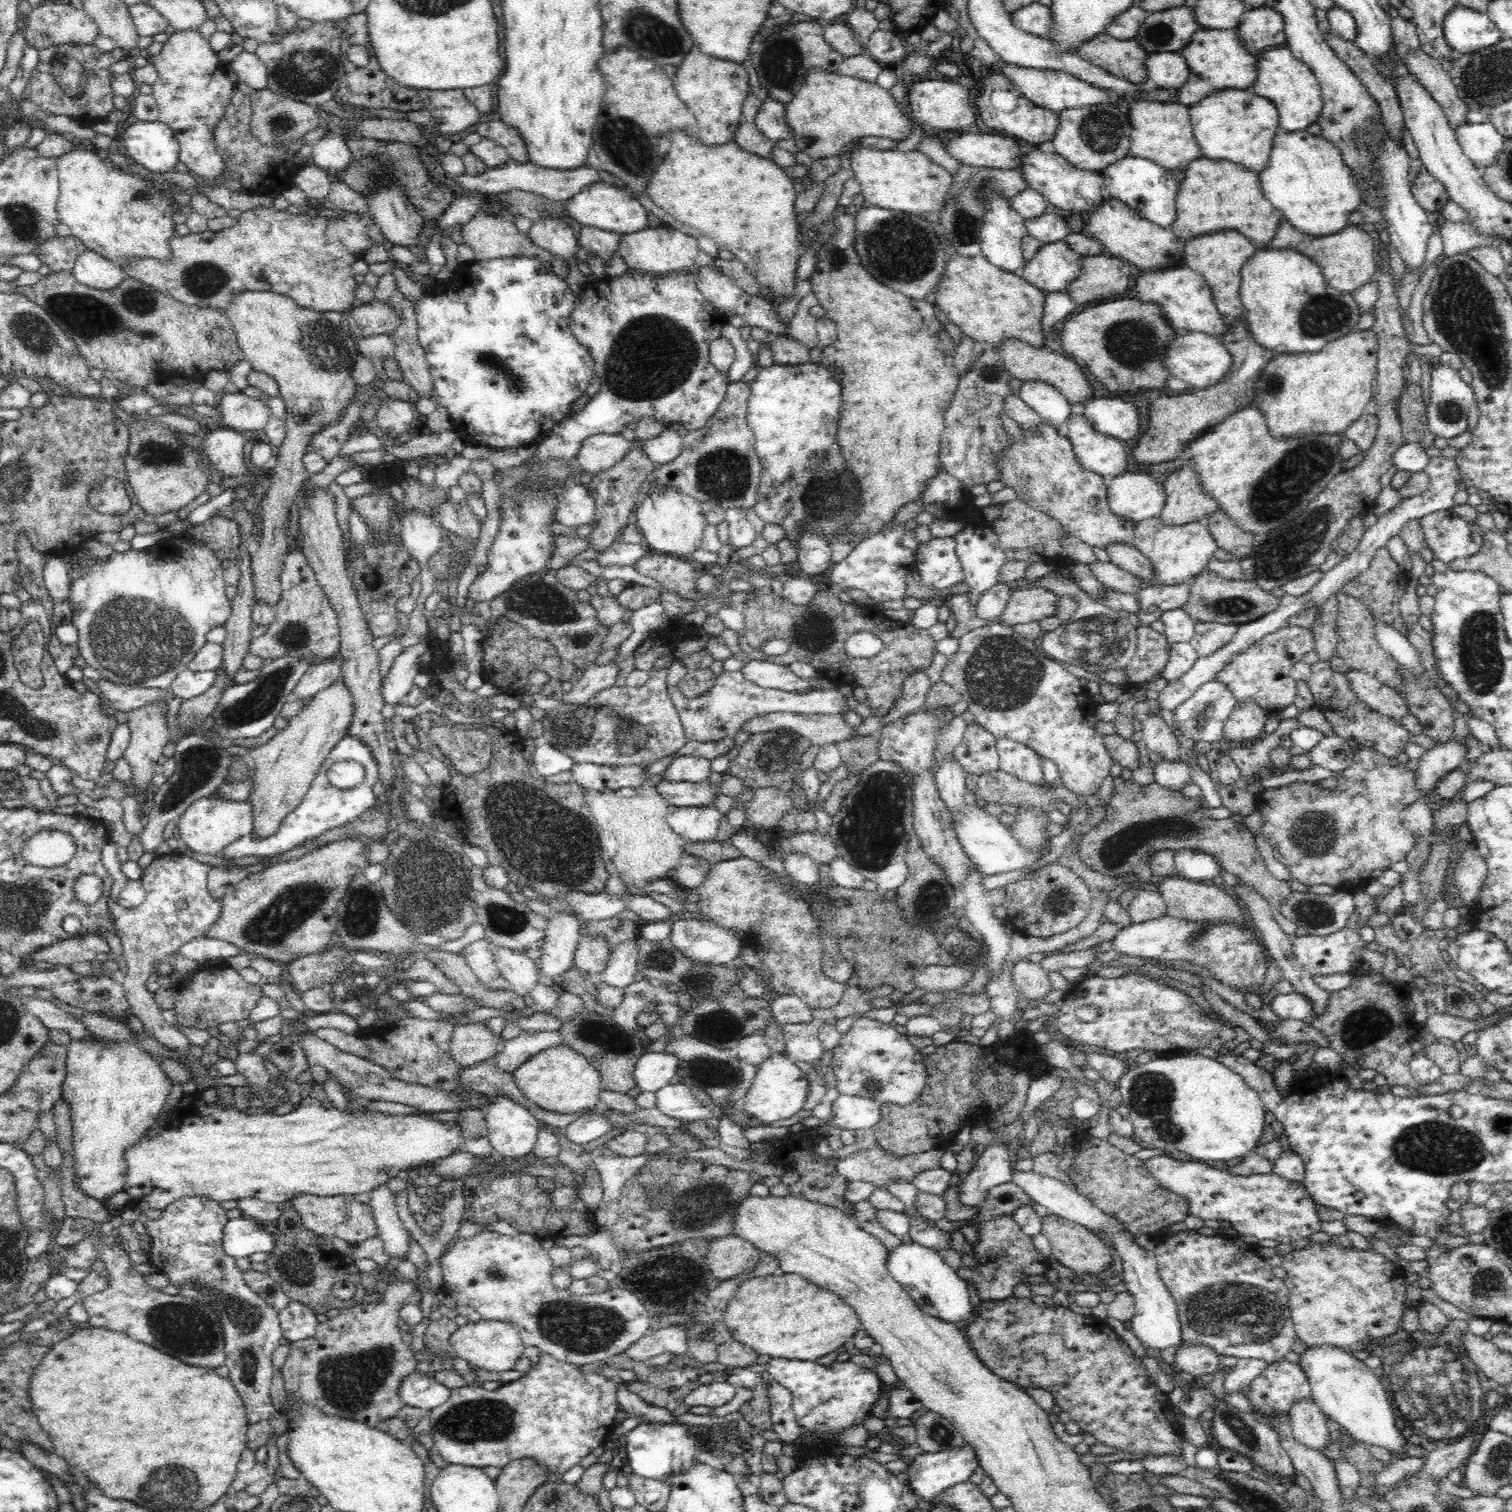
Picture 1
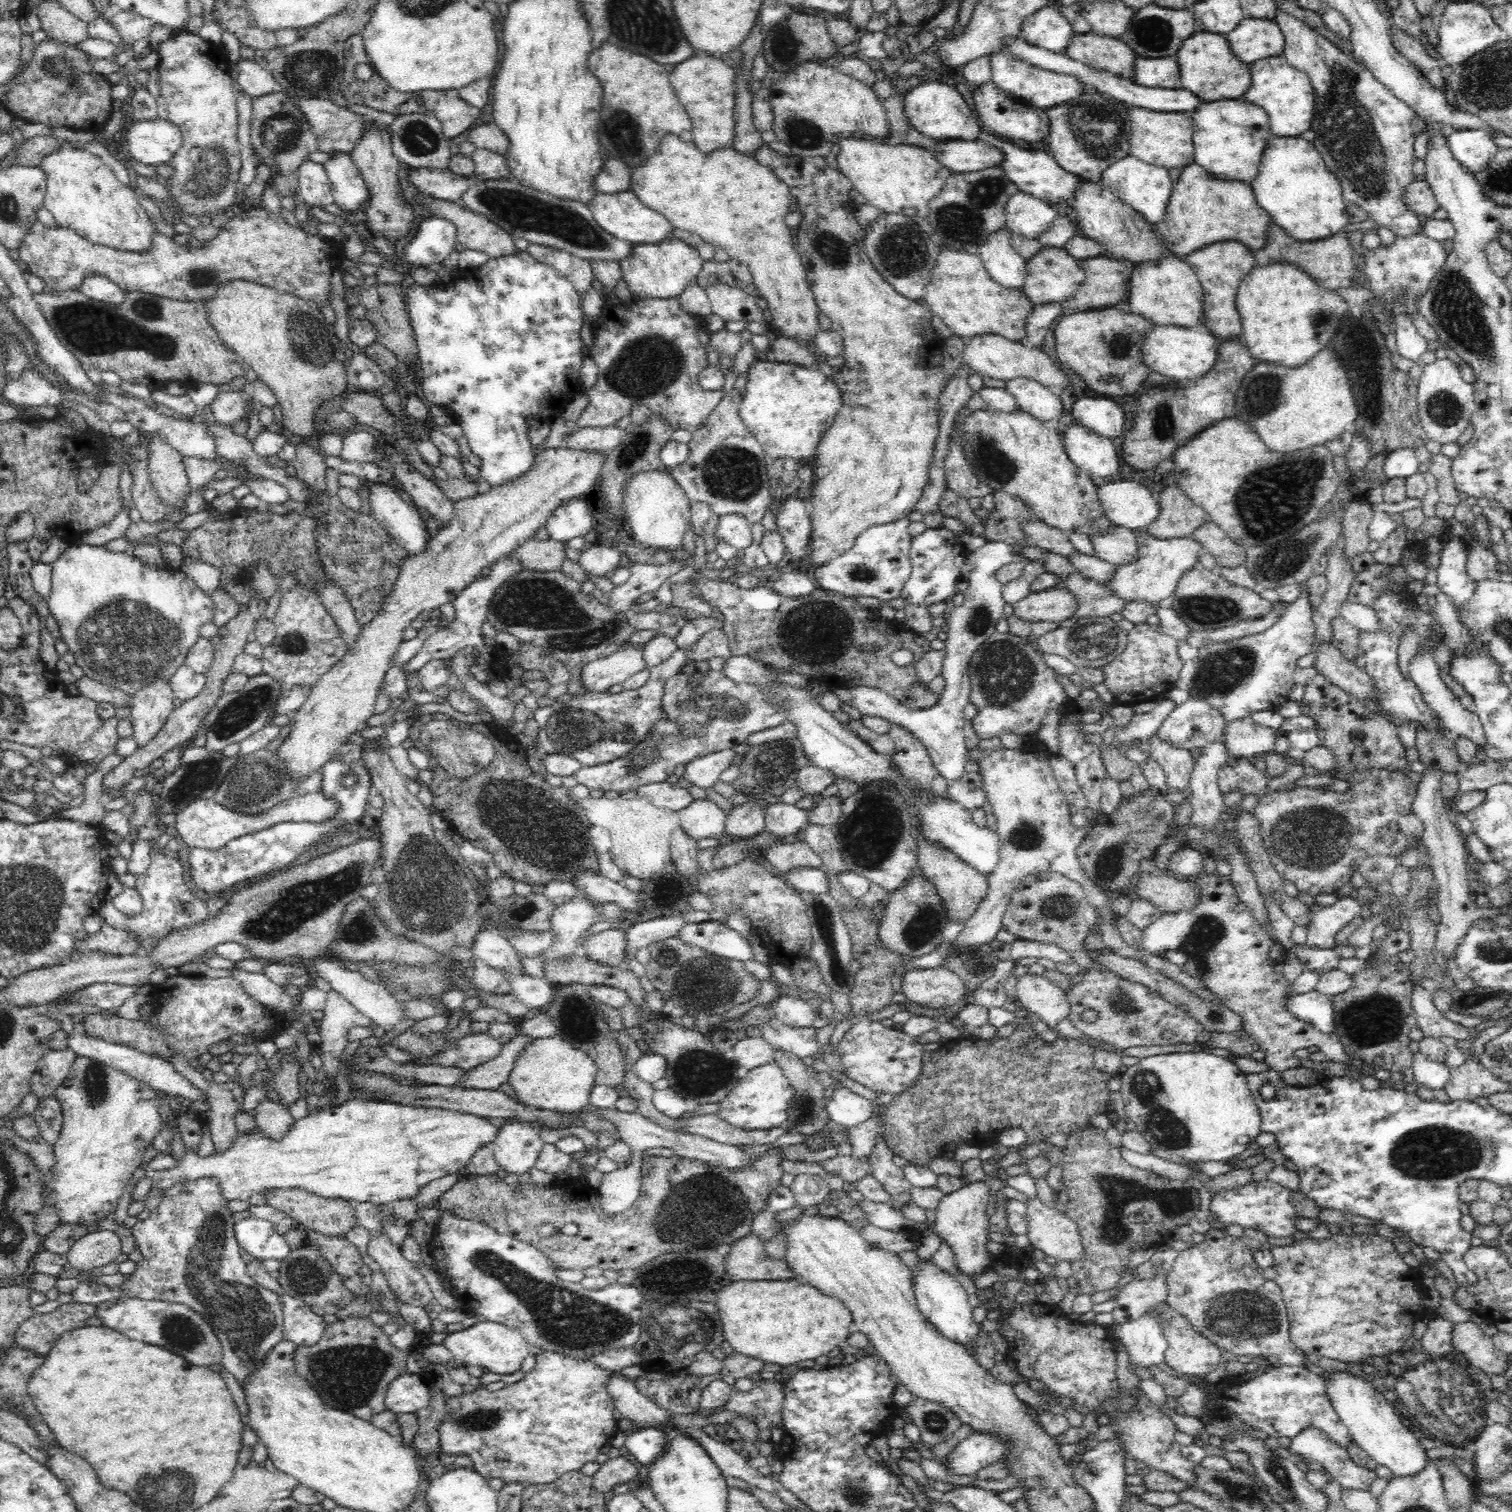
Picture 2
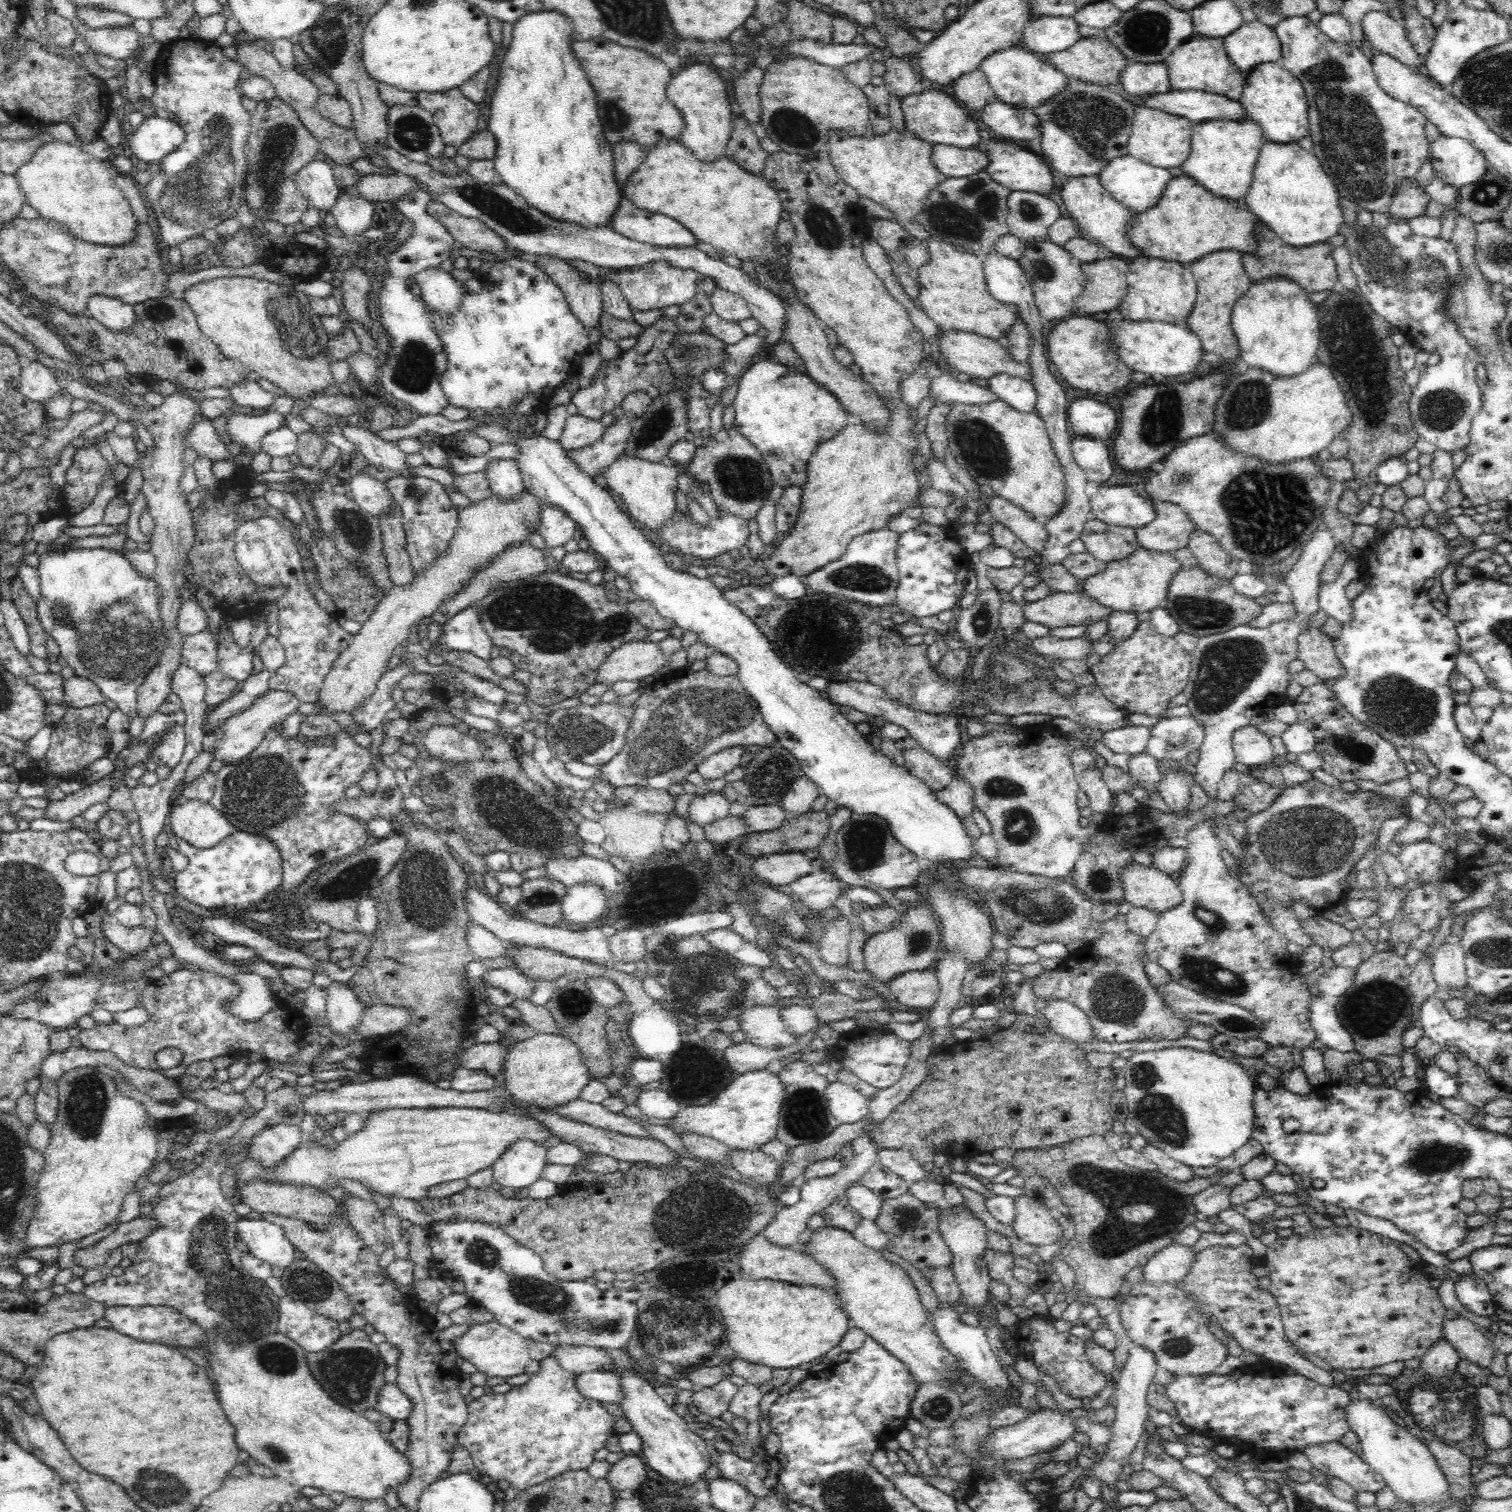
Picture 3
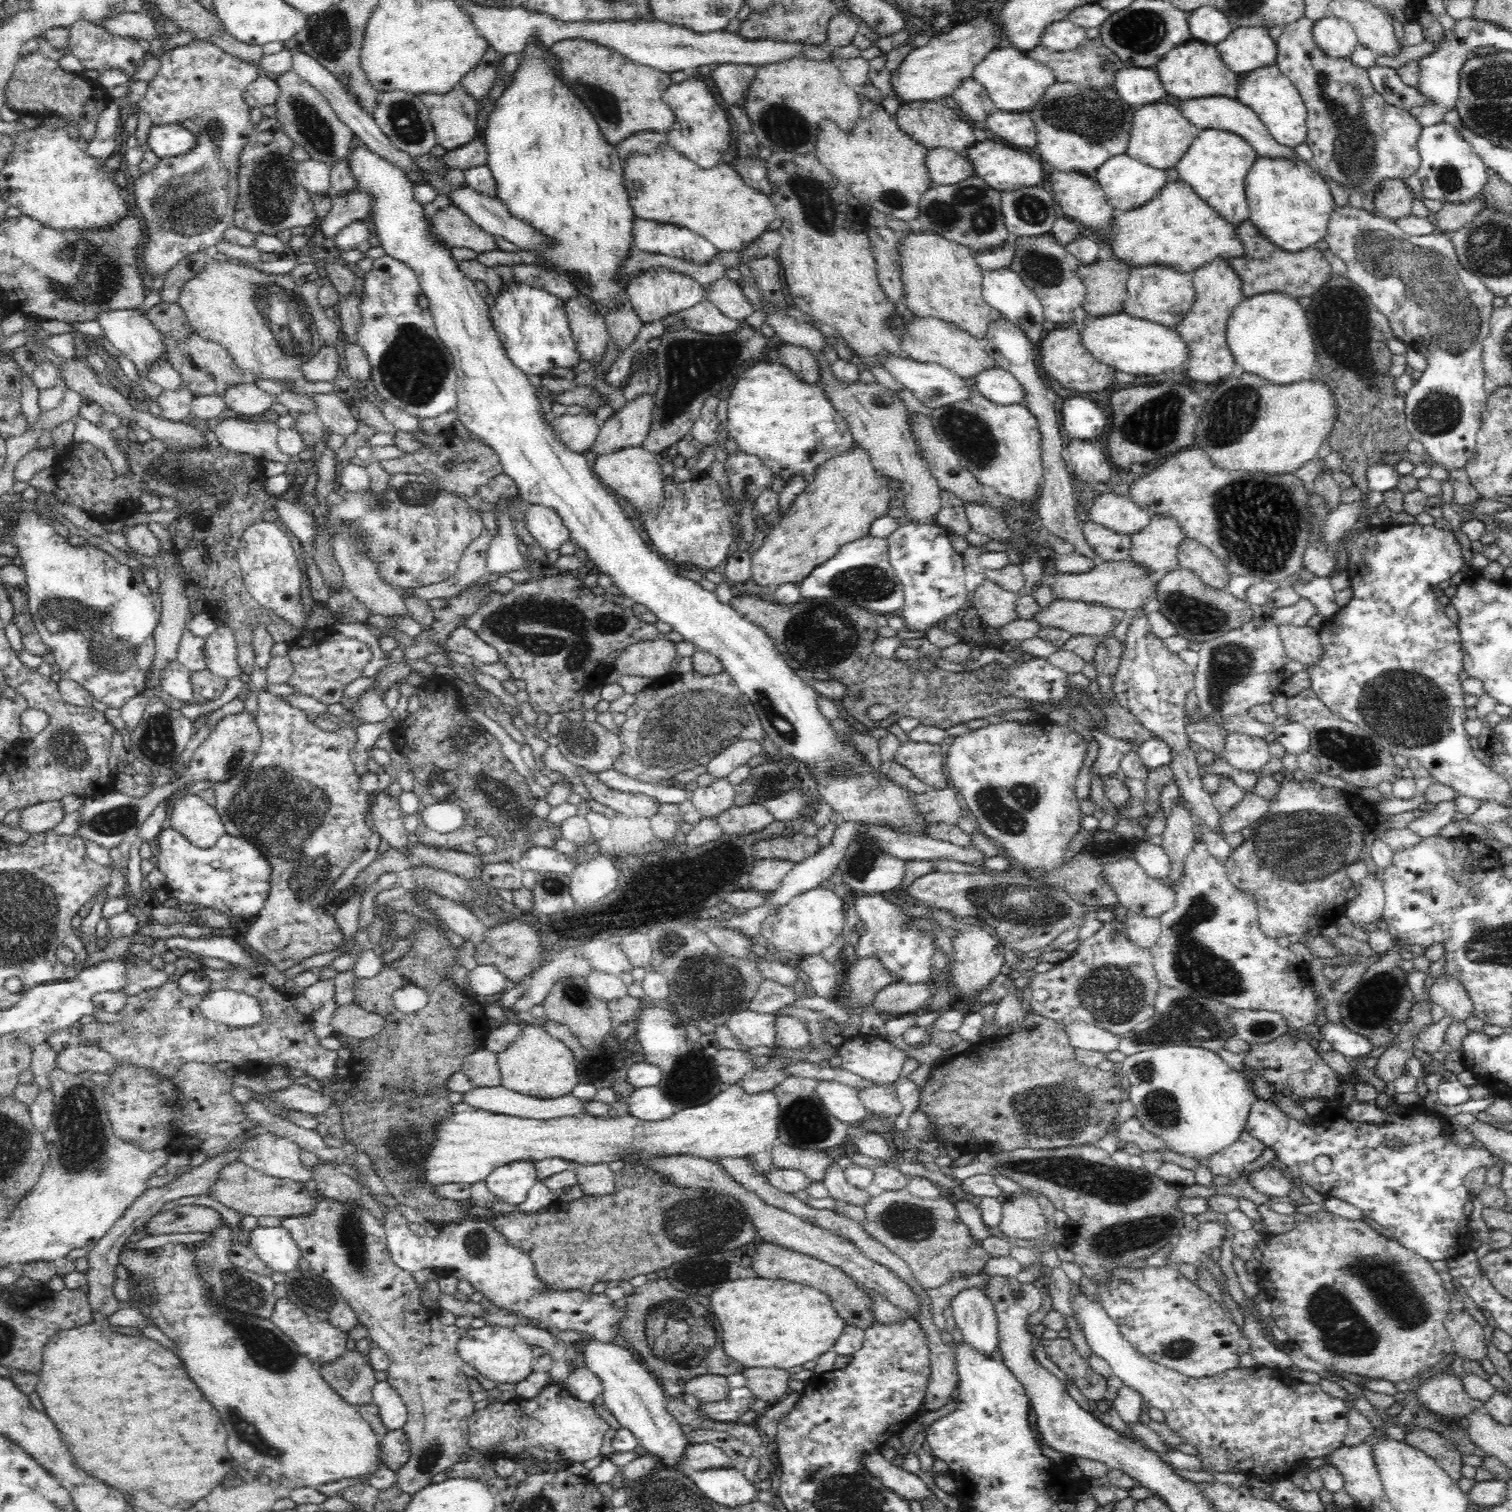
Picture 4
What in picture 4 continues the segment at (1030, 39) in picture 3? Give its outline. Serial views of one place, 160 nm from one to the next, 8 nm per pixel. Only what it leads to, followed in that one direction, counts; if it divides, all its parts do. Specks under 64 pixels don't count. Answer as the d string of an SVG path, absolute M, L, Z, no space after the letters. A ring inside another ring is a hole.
M1070 19L1053 22L1046 28L1038 43L1052 51L1074 50L1086 40L1086 28L1075 25Z

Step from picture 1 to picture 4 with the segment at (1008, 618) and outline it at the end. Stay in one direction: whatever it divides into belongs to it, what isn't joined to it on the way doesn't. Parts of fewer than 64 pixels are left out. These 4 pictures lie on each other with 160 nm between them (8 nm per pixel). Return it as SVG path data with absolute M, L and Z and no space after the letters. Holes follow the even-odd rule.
M1054 600L1041 608L1034 620L1041 626L1061 628L1072 635L1096 635L1098 638L1112 633L1128 612L1082 601Z

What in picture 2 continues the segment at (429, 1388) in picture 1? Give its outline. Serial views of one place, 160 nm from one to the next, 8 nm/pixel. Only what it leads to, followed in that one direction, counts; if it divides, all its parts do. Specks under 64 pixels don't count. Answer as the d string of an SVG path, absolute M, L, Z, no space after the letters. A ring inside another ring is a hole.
M402 1373L390 1383L384 1396L386 1410L396 1414L414 1413L428 1402L428 1381L421 1380L420 1373Z

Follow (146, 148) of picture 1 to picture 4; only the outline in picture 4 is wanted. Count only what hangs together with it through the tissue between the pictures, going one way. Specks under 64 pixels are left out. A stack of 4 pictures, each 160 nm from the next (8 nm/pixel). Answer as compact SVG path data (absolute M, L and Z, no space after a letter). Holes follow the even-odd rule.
M180 123L151 125L147 138L150 150L161 159L191 152L197 142L197 137Z

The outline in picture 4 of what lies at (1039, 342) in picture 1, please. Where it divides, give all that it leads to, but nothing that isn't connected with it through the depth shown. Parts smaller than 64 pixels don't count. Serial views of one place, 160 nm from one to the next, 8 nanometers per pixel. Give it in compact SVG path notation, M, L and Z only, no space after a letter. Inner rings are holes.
M911 231L904 233L898 242L898 261L900 261L900 278L902 288L906 288L908 308L914 316L920 318L939 318L961 330L968 332L976 339L984 340L988 326L1002 316L993 309L983 297L983 272L976 263L976 254L968 246L963 246L930 231Z

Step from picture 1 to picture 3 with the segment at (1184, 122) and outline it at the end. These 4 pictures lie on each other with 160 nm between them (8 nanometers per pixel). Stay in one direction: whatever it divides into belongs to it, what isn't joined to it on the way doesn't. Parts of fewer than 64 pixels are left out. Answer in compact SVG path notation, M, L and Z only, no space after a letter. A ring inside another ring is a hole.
M1136 106L1127 151L1142 162L1158 168L1182 166L1191 150L1193 125L1187 118L1156 110L1155 107Z

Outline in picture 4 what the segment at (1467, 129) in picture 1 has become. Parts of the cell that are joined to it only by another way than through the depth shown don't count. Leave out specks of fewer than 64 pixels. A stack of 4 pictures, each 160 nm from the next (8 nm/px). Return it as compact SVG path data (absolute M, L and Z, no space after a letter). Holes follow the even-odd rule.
M1438 123L1423 127L1417 139L1420 168L1416 171L1423 191L1419 197L1441 201L1443 205L1466 205L1484 189L1488 178L1484 161L1475 153L1468 139L1450 123Z

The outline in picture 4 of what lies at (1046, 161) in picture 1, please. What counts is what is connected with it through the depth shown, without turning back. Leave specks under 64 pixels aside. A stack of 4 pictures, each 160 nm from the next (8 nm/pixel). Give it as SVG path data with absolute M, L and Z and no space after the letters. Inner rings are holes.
M990 137L984 141L977 141L964 153L968 157L969 164L972 164L973 172L981 180L998 191L1010 192L1023 187L1044 187L1044 170L1042 164L1037 159L1032 158L1028 151L1016 150L1010 145L1004 146L1002 140Z

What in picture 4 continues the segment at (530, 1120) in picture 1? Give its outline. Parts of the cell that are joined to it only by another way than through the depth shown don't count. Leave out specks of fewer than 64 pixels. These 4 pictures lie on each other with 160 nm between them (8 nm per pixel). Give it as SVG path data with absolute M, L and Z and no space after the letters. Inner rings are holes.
M512 1162L511 1165L494 1169L485 1180L489 1193L502 1203L520 1205L538 1181L536 1163Z

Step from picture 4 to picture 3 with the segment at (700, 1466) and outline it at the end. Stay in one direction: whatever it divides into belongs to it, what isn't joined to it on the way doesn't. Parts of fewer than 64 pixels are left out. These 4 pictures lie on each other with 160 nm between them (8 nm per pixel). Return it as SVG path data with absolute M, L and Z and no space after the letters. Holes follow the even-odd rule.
M717 1451L719 1453L717 1465L722 1478L735 1480L738 1484L745 1486L757 1499L764 1498L768 1494L770 1489L764 1486L762 1479L754 1473L754 1462L740 1458L734 1453Z

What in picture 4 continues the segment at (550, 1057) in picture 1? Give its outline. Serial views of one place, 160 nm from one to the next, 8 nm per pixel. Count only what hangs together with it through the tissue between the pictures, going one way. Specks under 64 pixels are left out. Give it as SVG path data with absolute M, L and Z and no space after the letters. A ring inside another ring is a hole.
M521 1024L516 1038L498 1054L501 1085L534 1098L566 1096L580 1082L573 1050L538 1024Z

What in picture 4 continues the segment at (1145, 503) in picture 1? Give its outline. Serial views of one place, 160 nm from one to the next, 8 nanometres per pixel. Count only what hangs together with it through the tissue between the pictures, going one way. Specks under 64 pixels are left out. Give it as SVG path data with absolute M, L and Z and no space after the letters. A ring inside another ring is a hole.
M1115 490L1106 494L1098 493L1098 498L1093 498L1090 511L1091 520L1096 524L1124 536L1140 532L1151 519L1148 512Z

